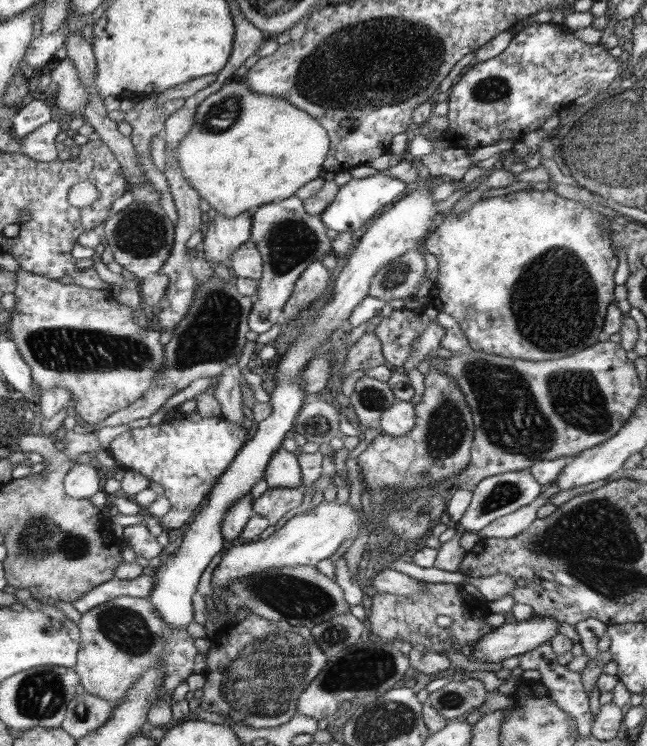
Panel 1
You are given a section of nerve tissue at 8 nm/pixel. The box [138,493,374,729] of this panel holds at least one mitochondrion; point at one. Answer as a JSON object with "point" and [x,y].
{"point":[261,680]}

